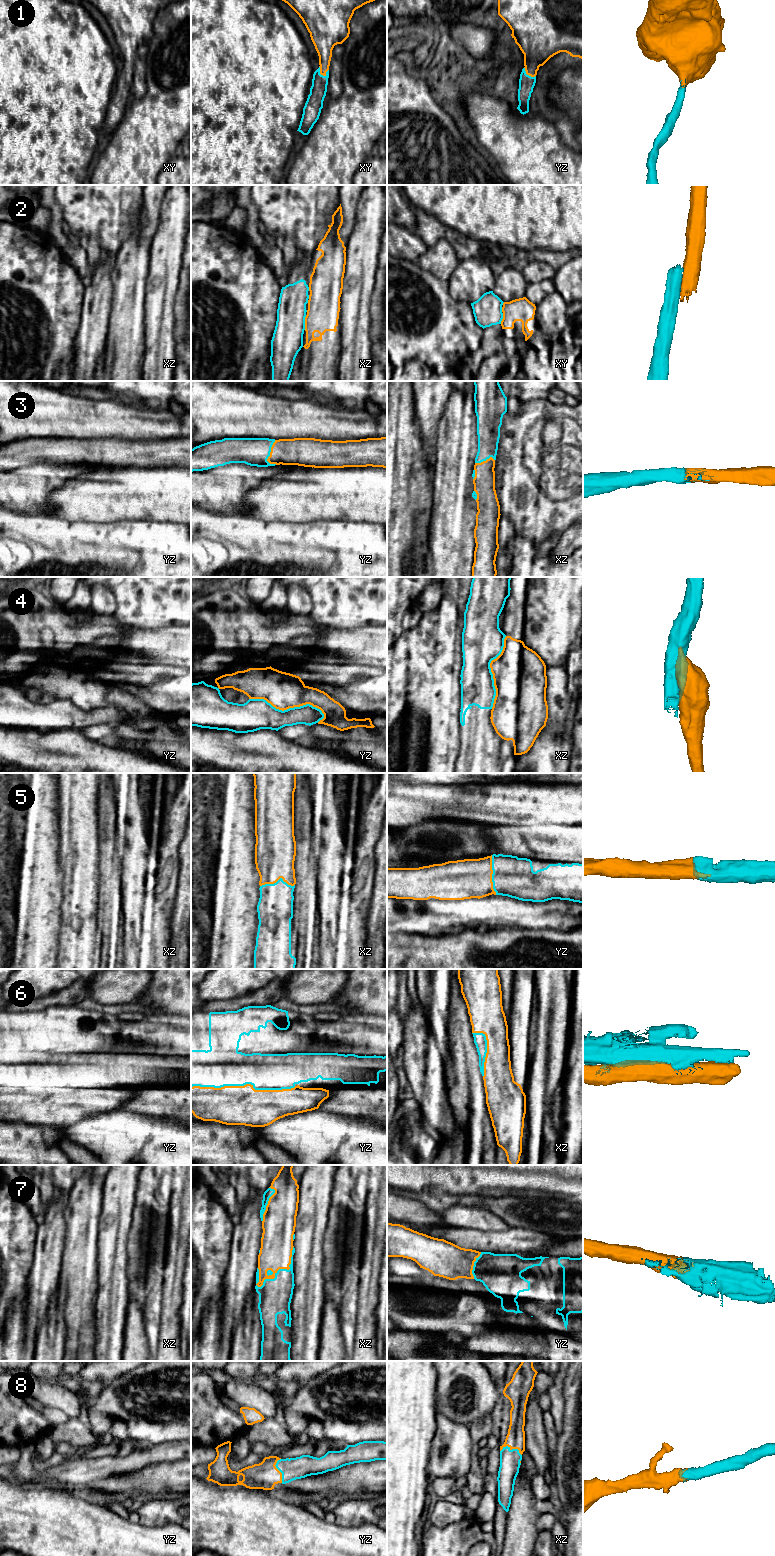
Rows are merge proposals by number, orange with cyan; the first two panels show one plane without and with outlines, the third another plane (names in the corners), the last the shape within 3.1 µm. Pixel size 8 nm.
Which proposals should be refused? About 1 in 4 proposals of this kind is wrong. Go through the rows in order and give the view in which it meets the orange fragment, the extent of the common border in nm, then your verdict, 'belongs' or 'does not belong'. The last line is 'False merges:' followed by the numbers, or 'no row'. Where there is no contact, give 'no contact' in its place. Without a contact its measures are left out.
1: xy | 100 nm | belongs
2: xz | 120 nm | does not belong
3: yz | 200 nm | belongs
4: yz | 650 nm | does not belong
5: yz | 320 nm | belongs
6: yz | 850 nm | does not belong
7: xz | 440 nm | belongs
8: xz | 180 nm | belongs
False merges: 2, 4, 6

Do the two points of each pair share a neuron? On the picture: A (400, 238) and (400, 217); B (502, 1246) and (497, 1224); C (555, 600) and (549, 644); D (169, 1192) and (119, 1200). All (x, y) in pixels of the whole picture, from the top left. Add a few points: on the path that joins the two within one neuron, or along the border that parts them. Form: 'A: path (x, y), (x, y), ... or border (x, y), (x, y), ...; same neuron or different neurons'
A: border (397, 223), (411, 230); different neurons
B: border (511, 1227), (495, 1231), (476, 1229); different neurons
C: path (554, 611), (551, 620), (551, 633); same neuron
D: border (139, 1175), (132, 1220); different neurons

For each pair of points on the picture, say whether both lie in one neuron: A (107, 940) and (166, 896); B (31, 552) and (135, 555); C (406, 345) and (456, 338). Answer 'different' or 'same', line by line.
A: different
B: same
C: same

